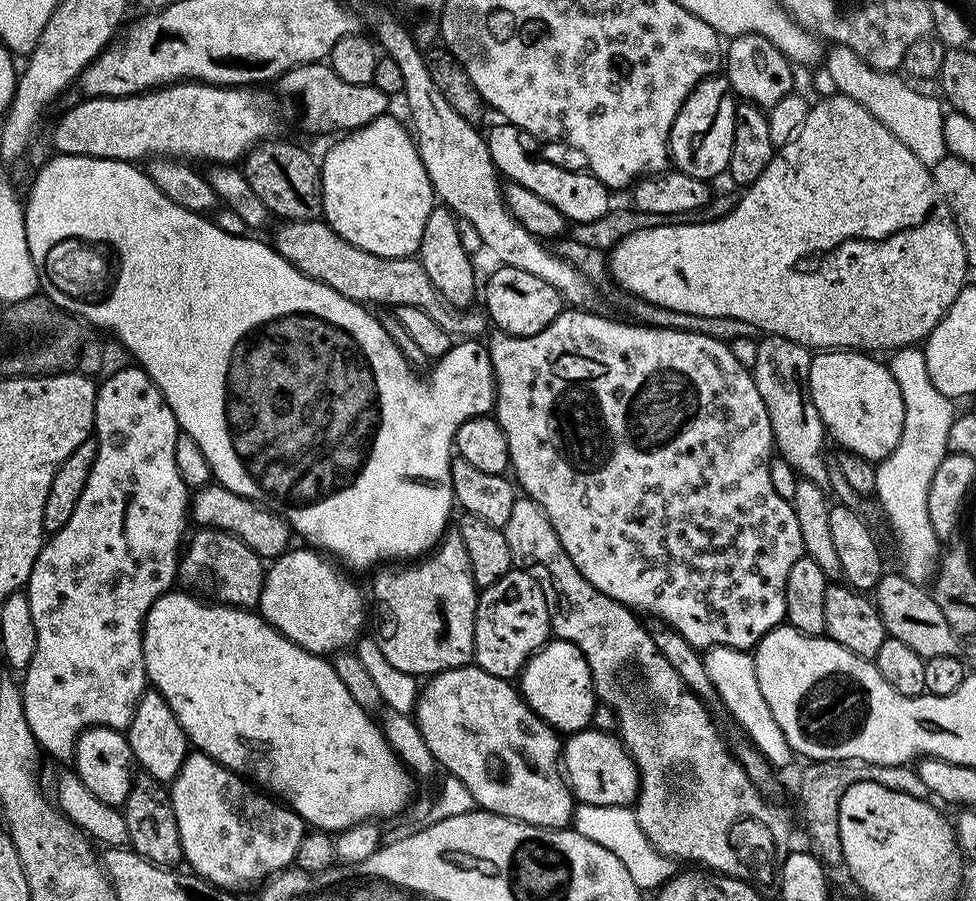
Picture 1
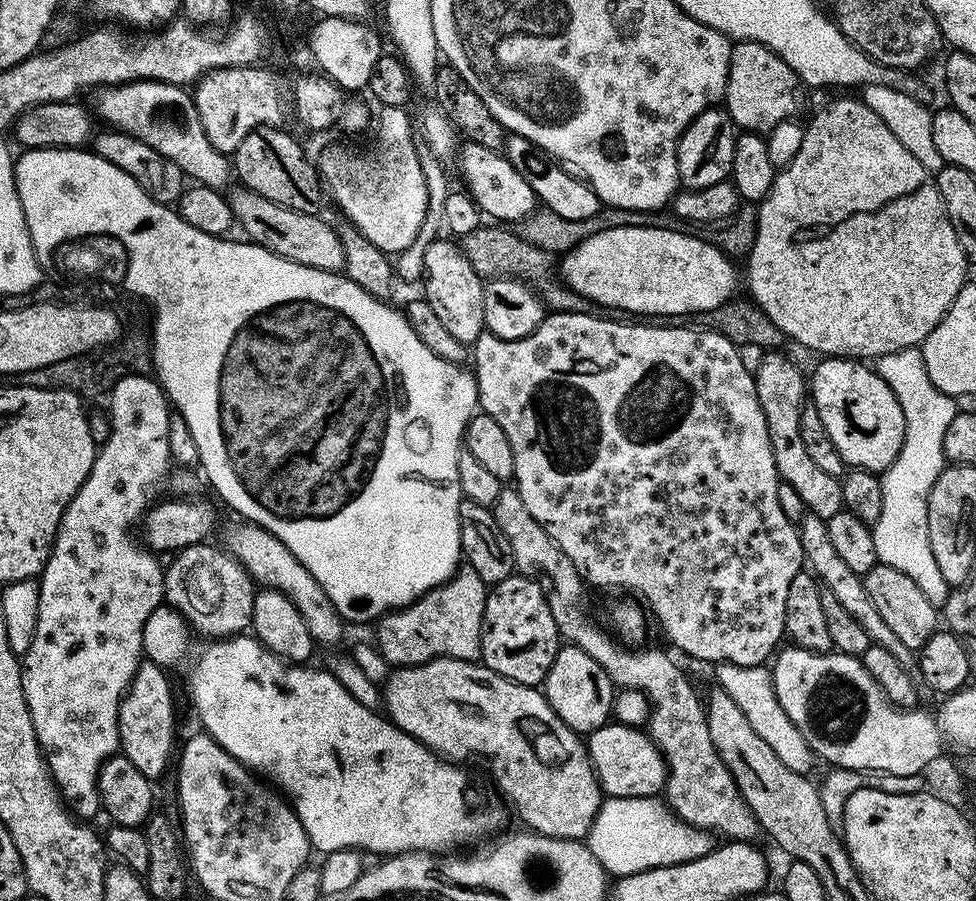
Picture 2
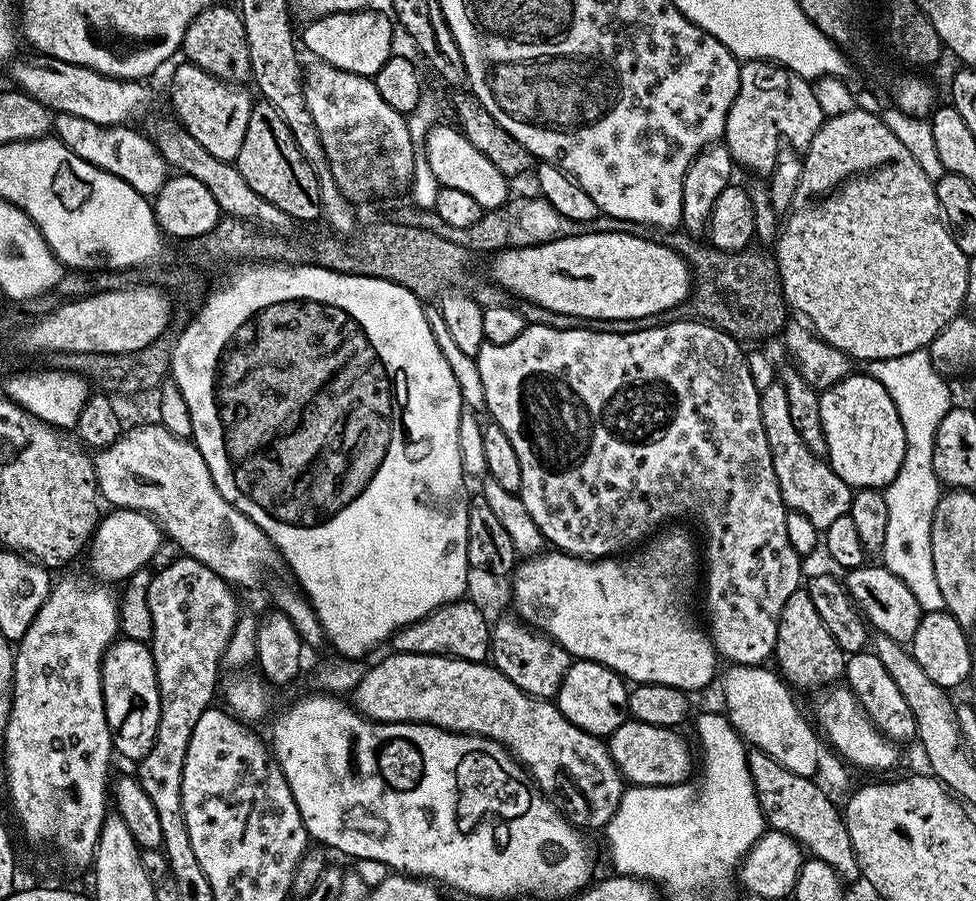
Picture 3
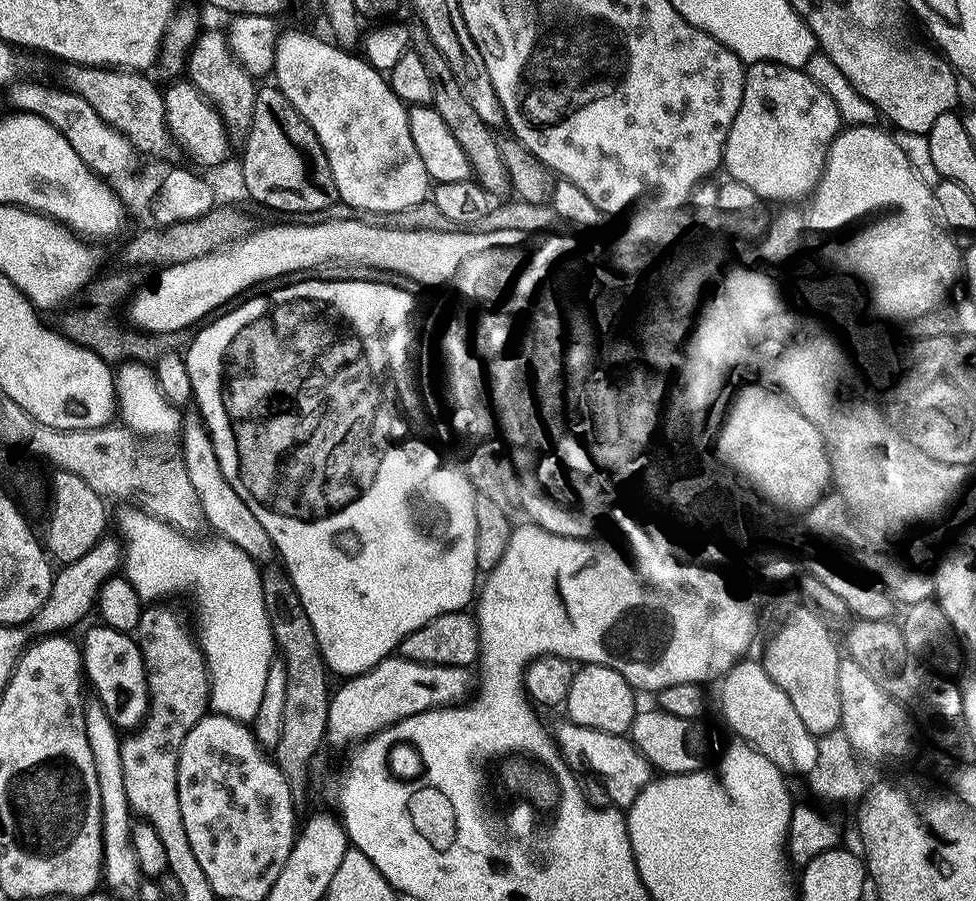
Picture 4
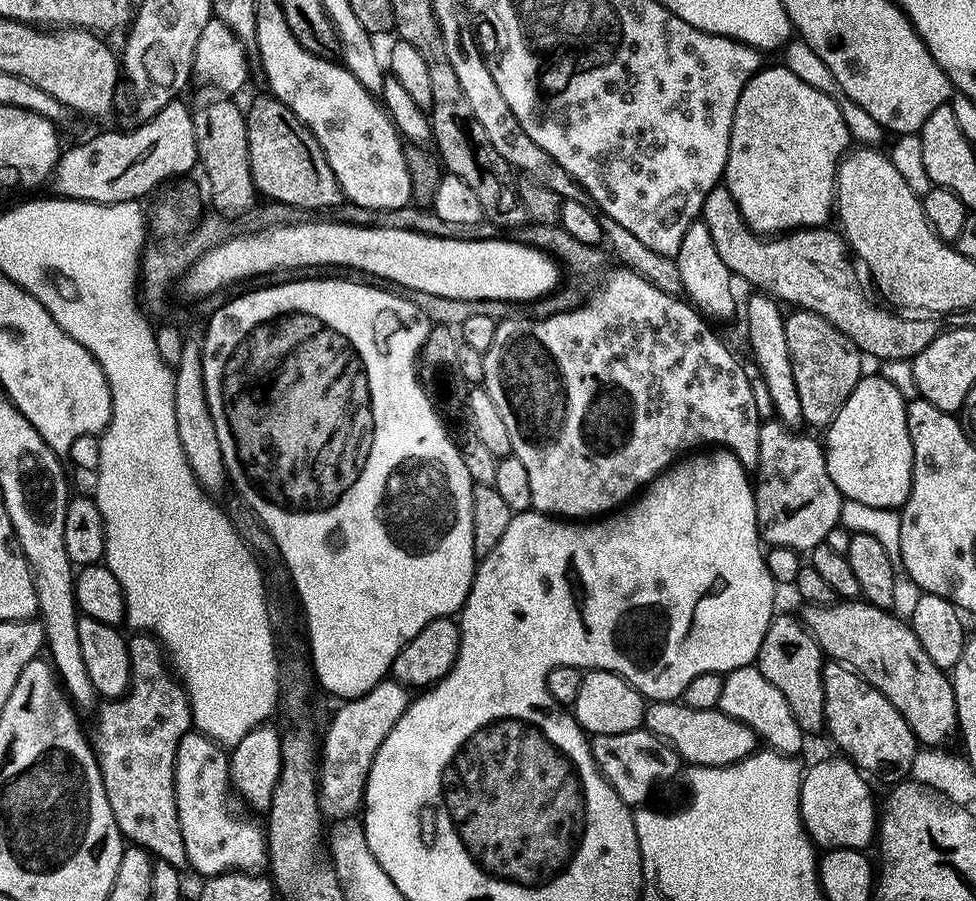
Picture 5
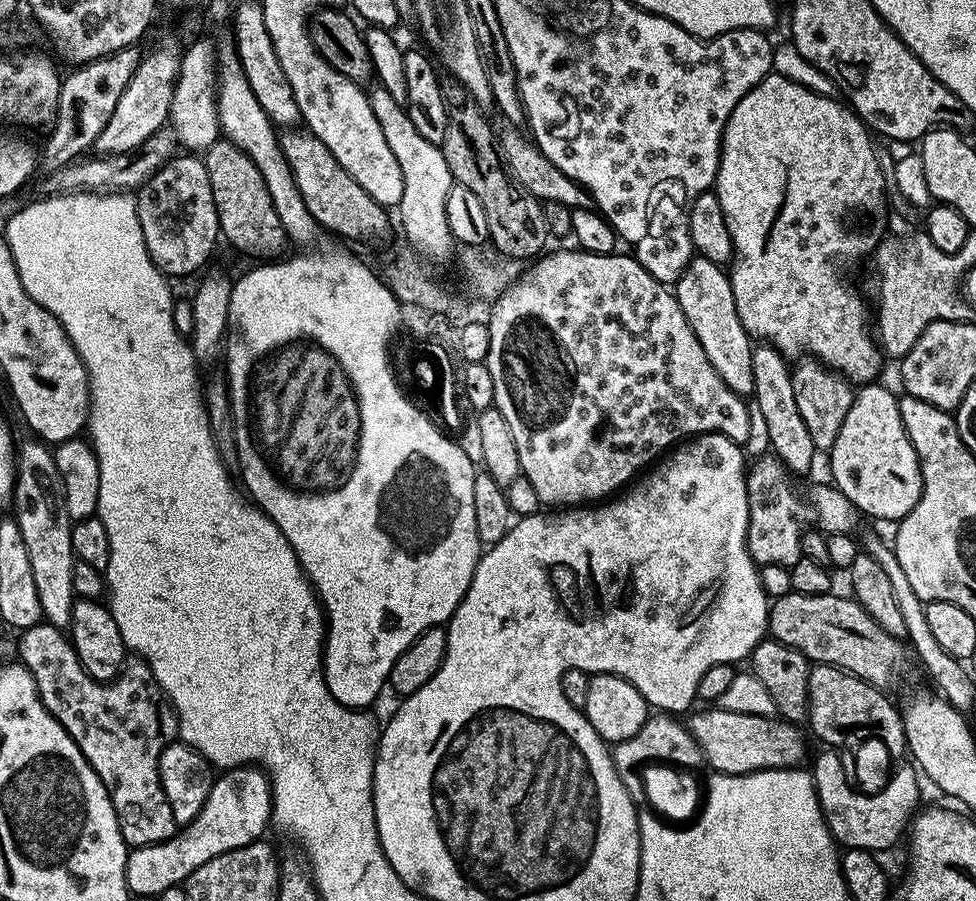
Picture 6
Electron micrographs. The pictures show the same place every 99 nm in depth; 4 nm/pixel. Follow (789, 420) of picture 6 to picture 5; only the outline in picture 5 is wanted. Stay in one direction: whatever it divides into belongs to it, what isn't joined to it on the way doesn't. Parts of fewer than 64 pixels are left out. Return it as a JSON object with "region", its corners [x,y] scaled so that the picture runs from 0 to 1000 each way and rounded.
{"region":[[[773,324],[764,337],[764,373],[770,391],[770,397],[779,417],[783,421],[783,431],[787,434],[787,444],[791,447],[794,465],[813,477],[824,471],[822,446],[818,442],[818,432],[814,428],[814,412],[810,411],[809,388],[805,380],[802,345],[798,336],[783,324]]]}

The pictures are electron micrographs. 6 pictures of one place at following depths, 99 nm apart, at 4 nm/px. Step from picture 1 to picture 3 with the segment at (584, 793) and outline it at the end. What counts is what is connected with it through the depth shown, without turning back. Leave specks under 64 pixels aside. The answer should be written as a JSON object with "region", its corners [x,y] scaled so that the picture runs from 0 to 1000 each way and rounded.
{"region":[[[644,797],[637,806],[633,806],[633,810],[629,810],[627,817],[622,818],[621,825],[623,835],[640,867],[649,871],[677,875],[700,870],[709,857],[709,830],[693,808],[679,808]]]}

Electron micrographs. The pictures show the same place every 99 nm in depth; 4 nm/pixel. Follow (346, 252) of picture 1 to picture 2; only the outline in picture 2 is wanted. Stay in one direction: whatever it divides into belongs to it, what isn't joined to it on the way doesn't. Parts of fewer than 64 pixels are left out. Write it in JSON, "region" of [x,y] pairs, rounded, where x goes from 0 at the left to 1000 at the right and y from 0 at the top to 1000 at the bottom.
{"region":[[[249,206],[239,208],[232,219],[238,230],[241,248],[254,261],[251,263],[257,270],[266,271],[273,277],[309,295],[335,302],[348,302],[351,299],[352,282],[346,256],[331,244],[331,239],[297,233],[285,224],[277,224],[277,220],[268,220],[268,215],[258,209]]]}

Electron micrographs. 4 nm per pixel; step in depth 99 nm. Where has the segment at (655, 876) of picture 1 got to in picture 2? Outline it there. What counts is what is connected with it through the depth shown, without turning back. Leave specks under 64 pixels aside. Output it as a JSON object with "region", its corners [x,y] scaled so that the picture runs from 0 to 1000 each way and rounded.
{"region":[[[629,883],[616,891],[602,922],[600,936],[617,957],[631,954],[635,966],[677,963],[719,952],[732,940],[731,929],[719,919],[696,910],[679,887],[666,883],[637,886]]]}

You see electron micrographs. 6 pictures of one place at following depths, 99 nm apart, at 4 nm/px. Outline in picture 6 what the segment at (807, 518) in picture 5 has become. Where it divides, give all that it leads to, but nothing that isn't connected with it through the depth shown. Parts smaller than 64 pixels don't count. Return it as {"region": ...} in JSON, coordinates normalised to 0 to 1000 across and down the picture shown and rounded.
{"region":[[[786,504],[775,516],[767,518],[764,524],[764,548],[766,549],[766,613],[770,616],[770,622],[776,628],[782,628],[784,626],[796,626],[805,632],[811,632],[822,618],[822,605],[824,603],[824,593],[826,589],[826,583],[824,583],[824,566],[826,570],[826,559],[822,554],[822,550],[811,543],[811,533],[814,533],[813,525],[807,523],[807,518],[801,514],[793,504]]]}

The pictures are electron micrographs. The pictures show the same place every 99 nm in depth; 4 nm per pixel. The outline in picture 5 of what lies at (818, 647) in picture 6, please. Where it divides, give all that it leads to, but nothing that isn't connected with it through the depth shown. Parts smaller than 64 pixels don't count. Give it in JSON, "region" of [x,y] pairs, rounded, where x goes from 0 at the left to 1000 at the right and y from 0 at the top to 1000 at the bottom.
{"region":[[[865,664],[847,673],[825,675],[822,691],[836,709],[845,729],[872,741],[883,750],[888,759],[895,760],[928,797],[928,801],[934,807],[934,812],[944,827],[962,829],[975,812],[978,814],[982,806],[981,784],[974,751],[969,749],[968,743],[957,739],[957,735],[953,735],[953,726],[945,721],[941,708],[927,689],[925,693],[920,685],[913,684],[915,681],[913,678],[898,675],[881,664]]]}

